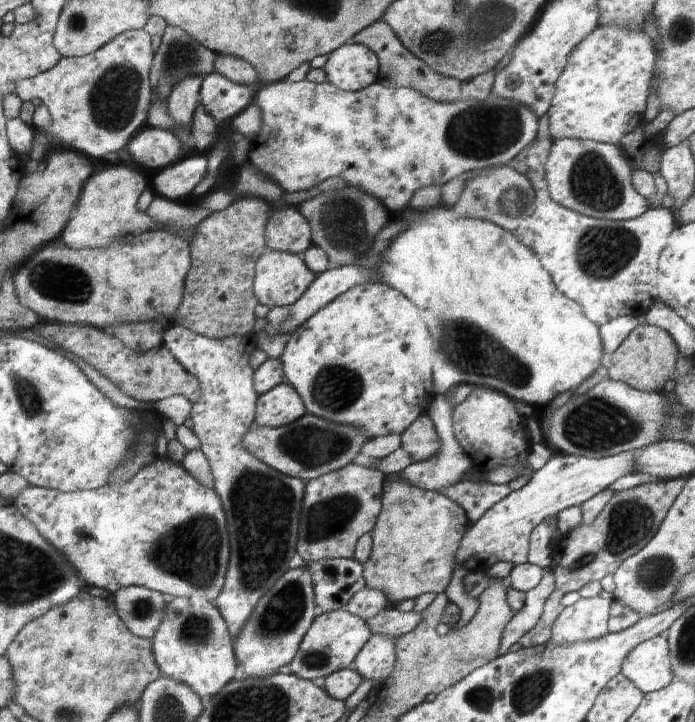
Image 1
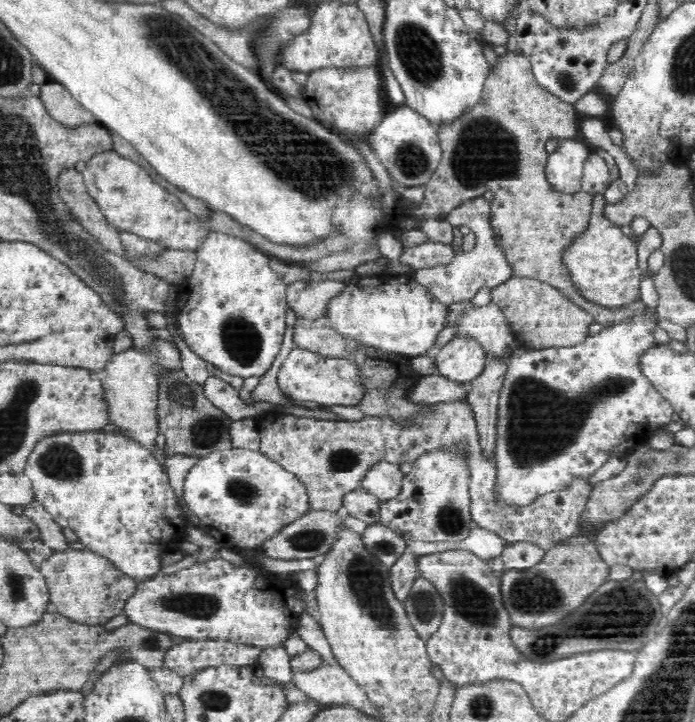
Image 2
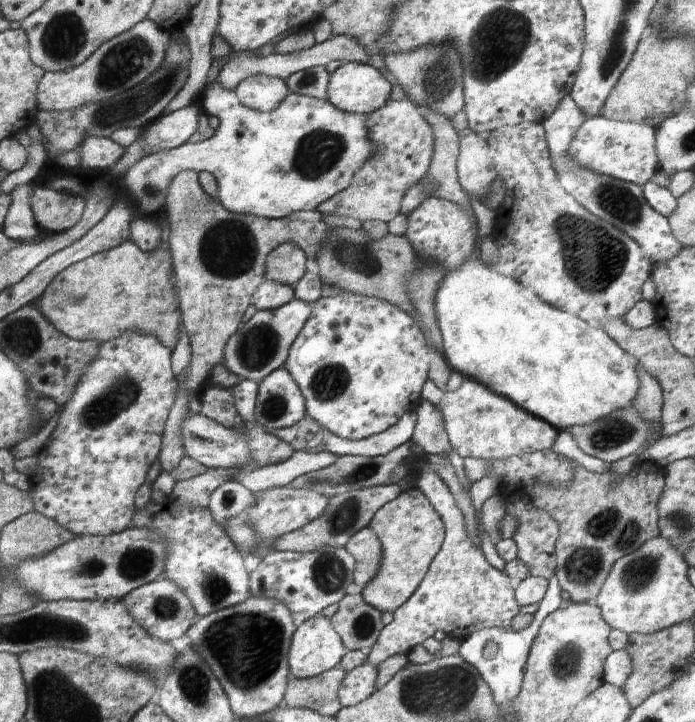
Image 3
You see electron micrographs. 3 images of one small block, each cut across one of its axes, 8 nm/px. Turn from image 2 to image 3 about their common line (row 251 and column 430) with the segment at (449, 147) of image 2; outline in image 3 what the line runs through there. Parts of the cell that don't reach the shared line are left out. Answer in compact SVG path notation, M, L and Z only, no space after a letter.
M418 487L403 488L394 500L387 502L374 514L369 526L379 536L385 560L376 578L363 588L361 595L378 612L393 614L410 600L420 582L427 576L431 562L438 556L446 540L446 527L439 511L428 502Z

